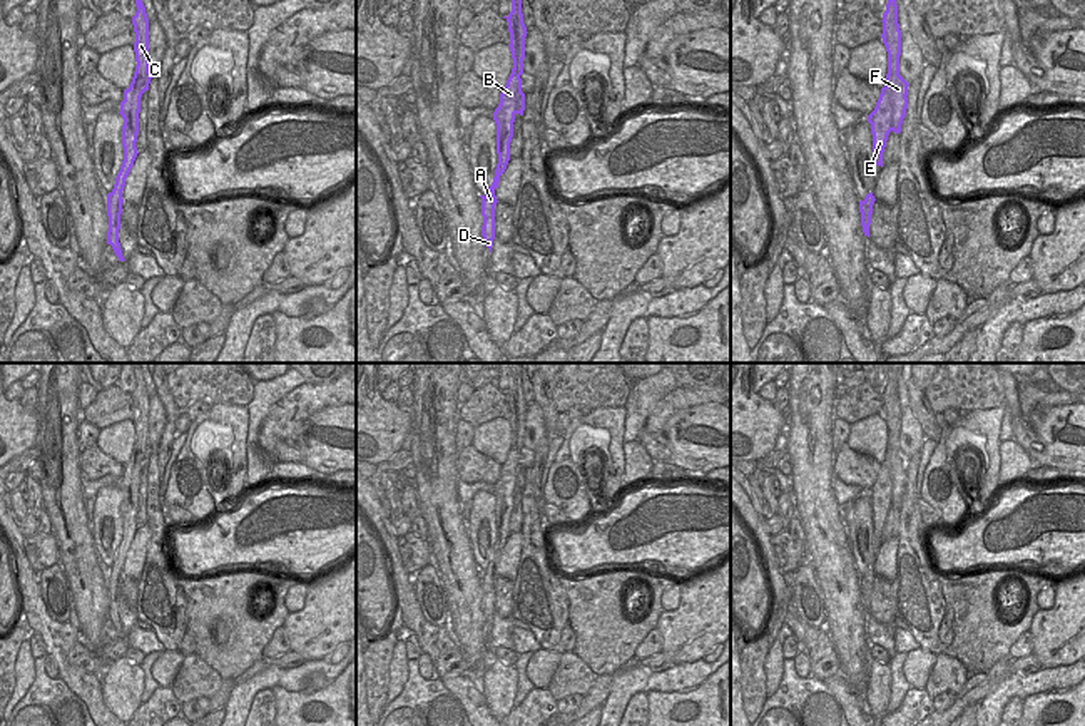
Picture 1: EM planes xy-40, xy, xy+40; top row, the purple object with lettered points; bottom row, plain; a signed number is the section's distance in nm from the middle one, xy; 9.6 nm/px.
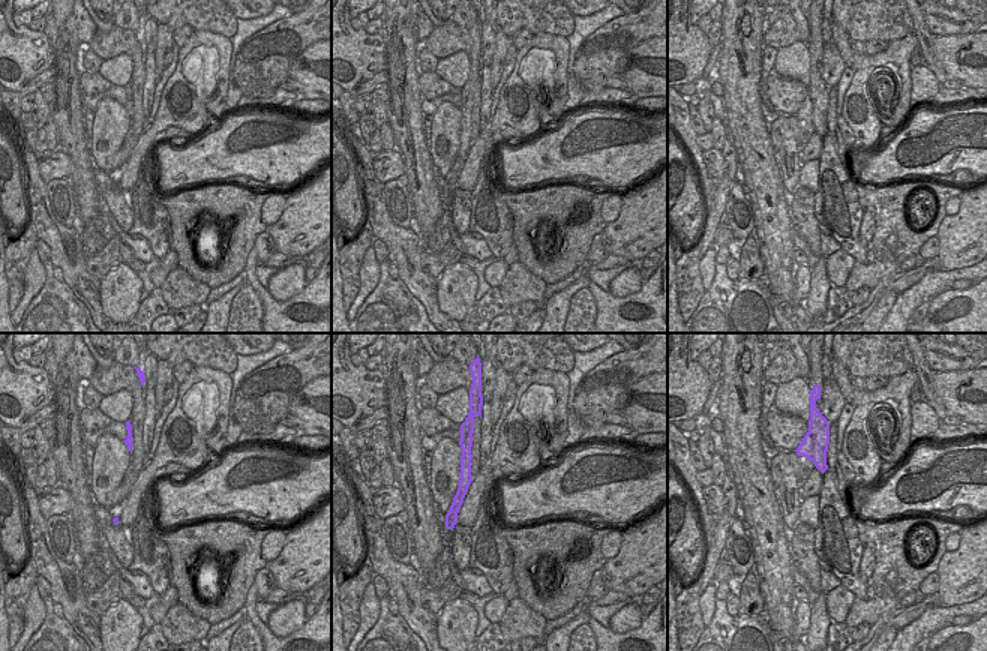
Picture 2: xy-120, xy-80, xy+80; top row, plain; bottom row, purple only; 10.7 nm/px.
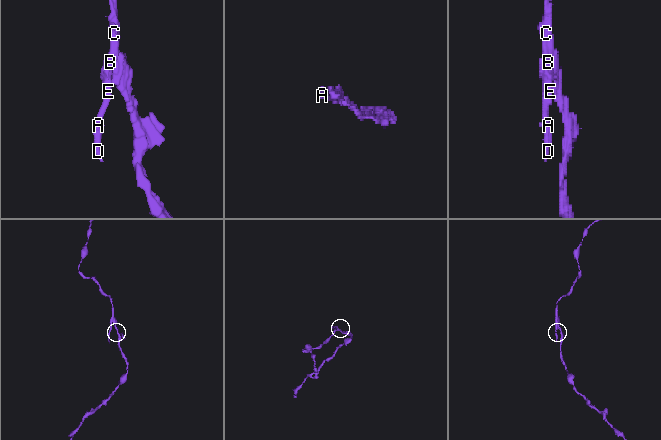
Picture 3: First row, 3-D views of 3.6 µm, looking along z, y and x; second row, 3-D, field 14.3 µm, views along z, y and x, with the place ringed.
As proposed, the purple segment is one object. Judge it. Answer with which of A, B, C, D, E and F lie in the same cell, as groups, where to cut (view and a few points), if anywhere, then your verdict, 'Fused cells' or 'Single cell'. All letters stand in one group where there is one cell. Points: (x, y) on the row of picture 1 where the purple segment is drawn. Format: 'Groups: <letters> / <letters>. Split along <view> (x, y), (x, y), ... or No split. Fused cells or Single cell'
Groups: A B C D E / F. Split along xy+40 (898, 72), (891, 77), (893, 129). Fused cells.

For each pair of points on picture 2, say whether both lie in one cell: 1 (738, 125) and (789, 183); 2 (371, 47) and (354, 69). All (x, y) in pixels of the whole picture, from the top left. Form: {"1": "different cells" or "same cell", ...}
{"1": "different cells", "2": "same cell"}

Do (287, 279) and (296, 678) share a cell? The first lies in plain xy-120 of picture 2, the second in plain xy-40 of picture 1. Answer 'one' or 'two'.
two

